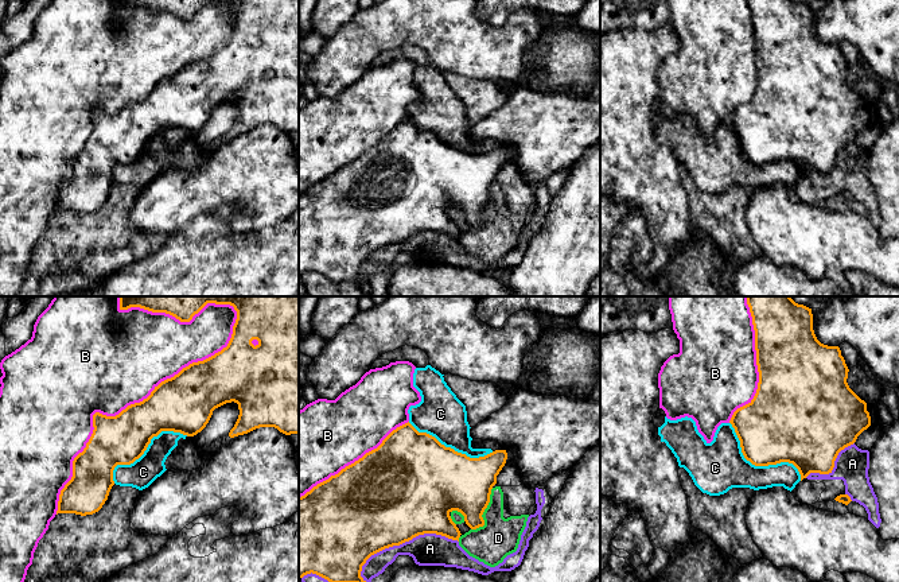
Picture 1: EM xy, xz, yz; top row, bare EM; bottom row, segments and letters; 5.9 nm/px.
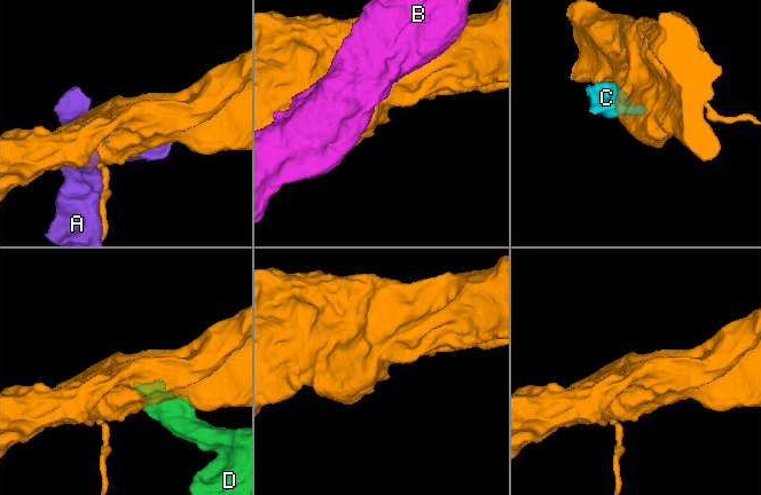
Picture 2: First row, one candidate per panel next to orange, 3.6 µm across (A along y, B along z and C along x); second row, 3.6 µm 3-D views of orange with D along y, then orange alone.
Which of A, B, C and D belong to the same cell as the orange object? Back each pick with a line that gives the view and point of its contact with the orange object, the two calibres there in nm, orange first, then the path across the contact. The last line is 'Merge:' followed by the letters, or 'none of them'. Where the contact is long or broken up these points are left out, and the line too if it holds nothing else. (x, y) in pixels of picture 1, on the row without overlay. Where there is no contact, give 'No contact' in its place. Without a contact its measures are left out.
Merge: none of them

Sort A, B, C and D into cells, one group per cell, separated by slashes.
A / B / C D

